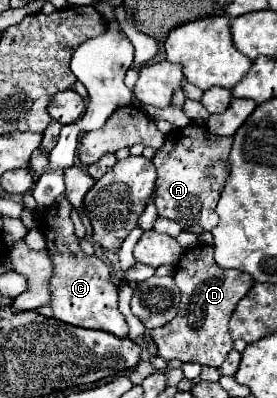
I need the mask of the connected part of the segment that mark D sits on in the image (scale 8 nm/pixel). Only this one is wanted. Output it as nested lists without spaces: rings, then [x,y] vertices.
[[[197,245],[181,255],[173,279],[181,291],[181,303],[179,313],[171,323],[151,331],[151,337],[159,347],[159,355],[165,361],[179,359],[209,367],[221,367],[227,353],[233,349],[233,339],[229,337],[227,323],[233,315],[235,305],[251,289],[253,277],[237,269],[221,269],[213,259],[213,247]]]

